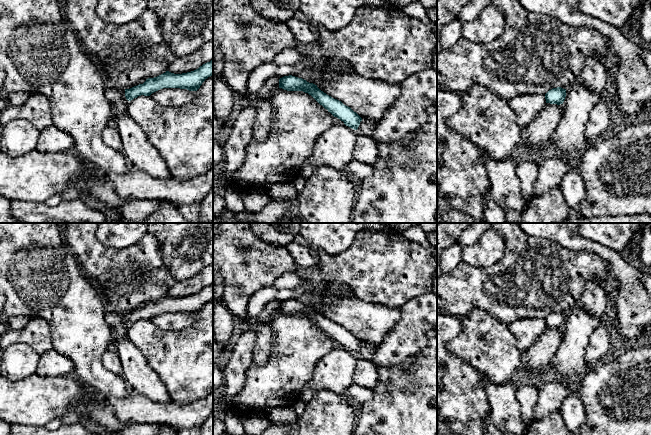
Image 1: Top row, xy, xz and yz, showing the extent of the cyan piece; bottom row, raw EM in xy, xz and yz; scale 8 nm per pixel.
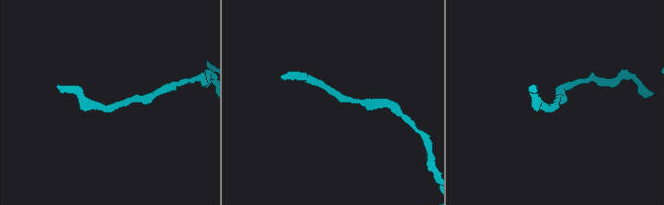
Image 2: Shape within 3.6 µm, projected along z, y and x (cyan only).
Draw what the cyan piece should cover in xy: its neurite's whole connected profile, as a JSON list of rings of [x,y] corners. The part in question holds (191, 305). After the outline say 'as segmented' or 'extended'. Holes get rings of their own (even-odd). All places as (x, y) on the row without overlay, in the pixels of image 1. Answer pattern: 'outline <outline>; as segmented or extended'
outline [[[213,284],[187,297],[174,298],[166,295],[157,301],[146,303],[143,308],[125,313],[125,321],[128,325],[131,325],[141,319],[150,320],[152,317],[163,312],[180,312],[197,315],[202,307],[212,299]]]; as segmented

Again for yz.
outline [[[561,311],[553,312],[545,318],[546,327],[563,328],[566,321],[566,313]]]; as segmented

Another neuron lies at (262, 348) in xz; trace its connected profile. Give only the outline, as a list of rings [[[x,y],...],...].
[[[270,322],[264,324],[257,332],[253,348],[251,365],[265,365],[272,350]]]

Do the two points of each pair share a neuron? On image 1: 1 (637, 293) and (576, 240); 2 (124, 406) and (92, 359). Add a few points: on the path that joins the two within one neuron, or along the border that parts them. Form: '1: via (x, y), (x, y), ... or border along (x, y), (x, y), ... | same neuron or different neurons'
1: via (626, 276), (606, 253), (593, 247) | same neuron
2: border along (132, 390), (128, 396), (123, 398), (106, 398) | different neurons

